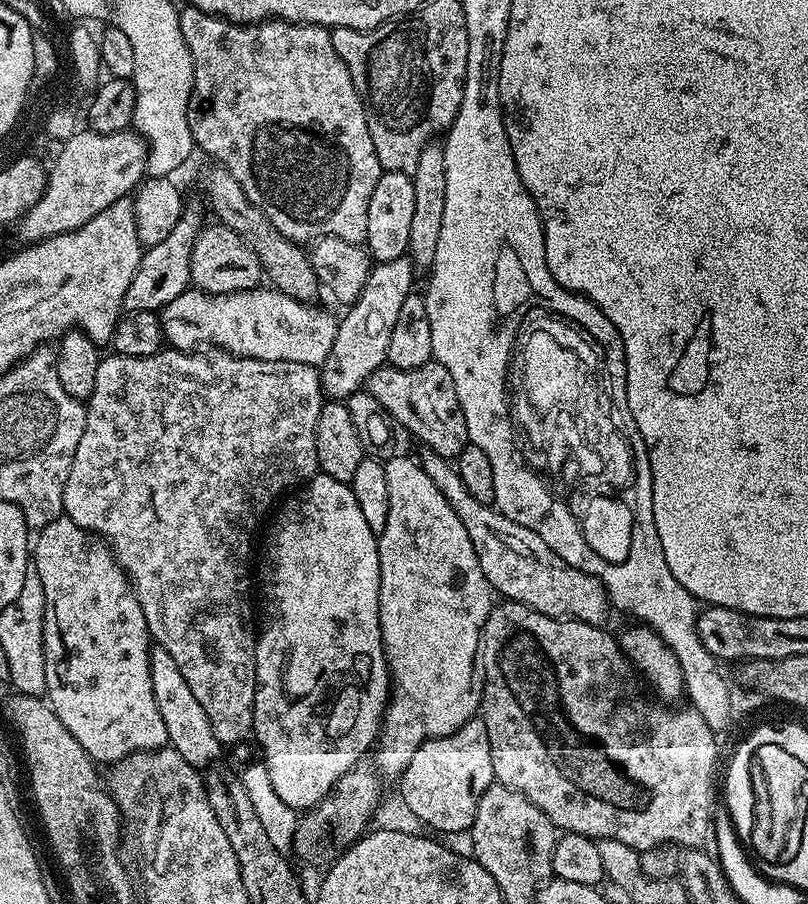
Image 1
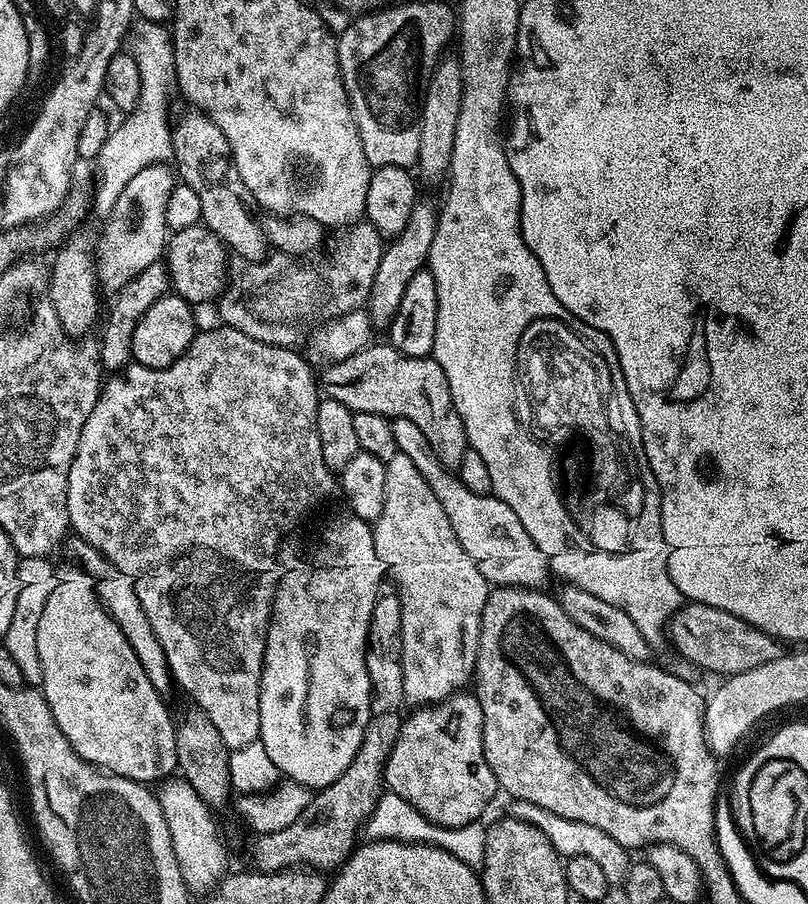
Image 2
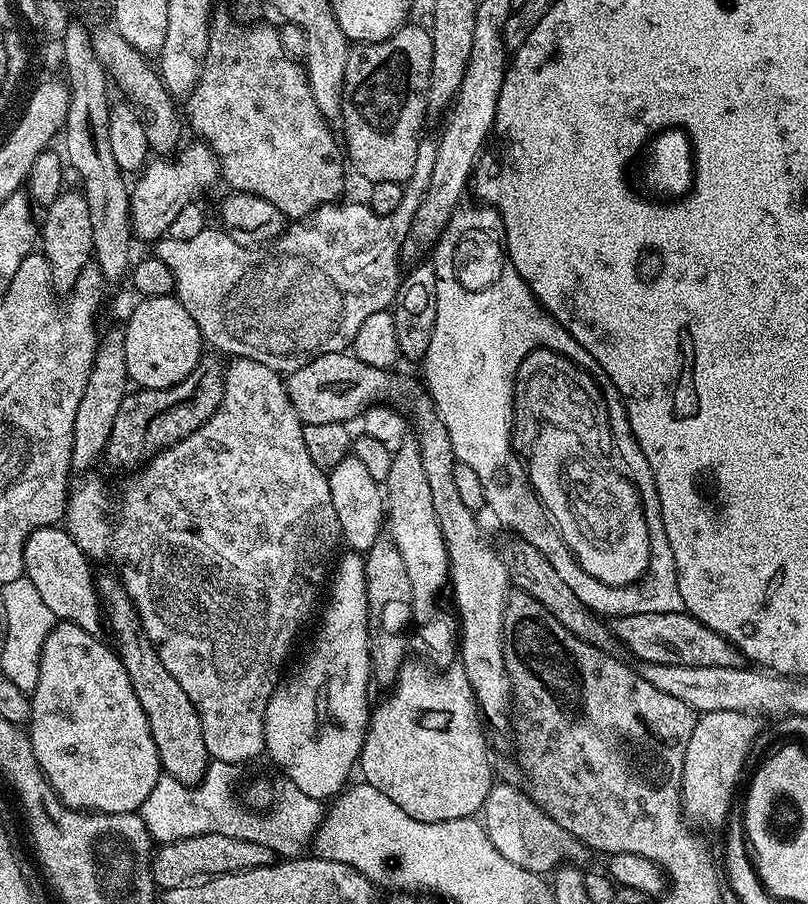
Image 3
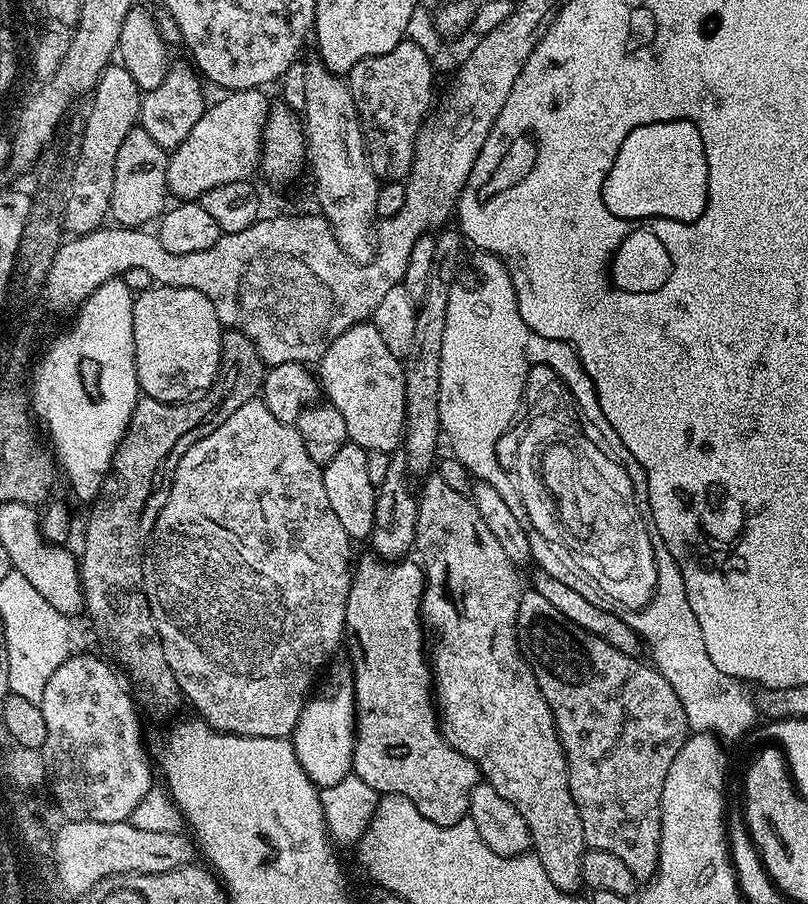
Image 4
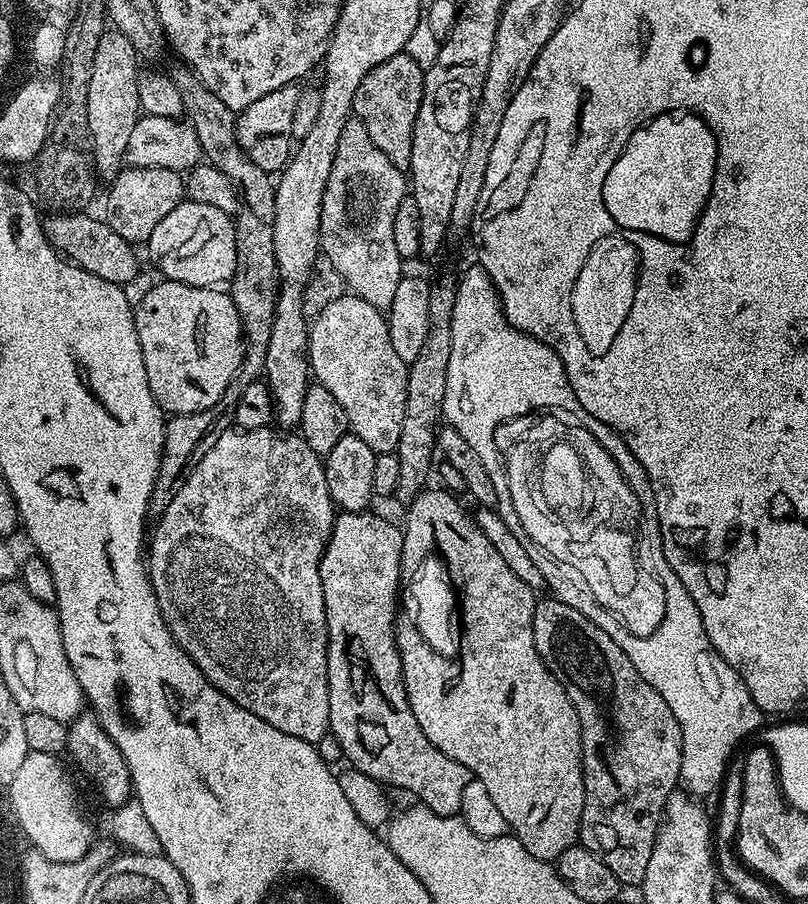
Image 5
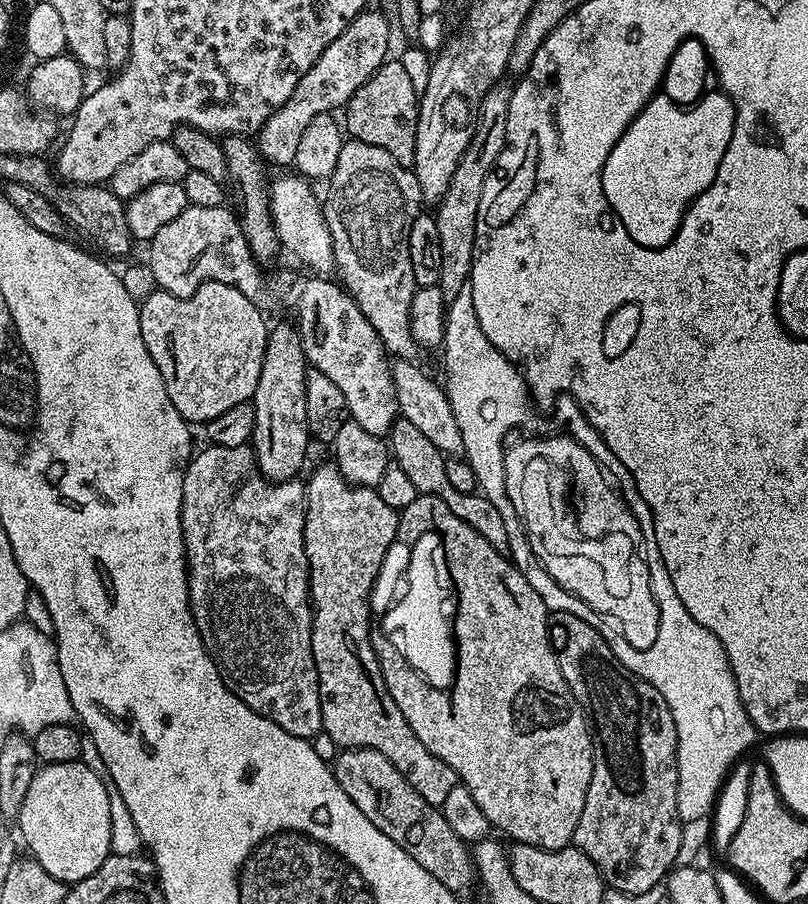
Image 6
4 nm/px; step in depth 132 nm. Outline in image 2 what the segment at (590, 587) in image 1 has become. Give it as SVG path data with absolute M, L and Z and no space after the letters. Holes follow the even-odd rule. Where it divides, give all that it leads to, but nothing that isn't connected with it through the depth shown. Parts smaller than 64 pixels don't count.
M456 478L452 484L452 504L451 500L445 503L444 509L446 518L450 518L450 526L454 526L454 534L458 534L458 542L462 542L462 550L470 554L474 566L478 566L489 585L536 590L544 586L540 584L550 580L548 559L523 529L522 522L518 522L518 514L514 514L506 502L491 494L474 494Z

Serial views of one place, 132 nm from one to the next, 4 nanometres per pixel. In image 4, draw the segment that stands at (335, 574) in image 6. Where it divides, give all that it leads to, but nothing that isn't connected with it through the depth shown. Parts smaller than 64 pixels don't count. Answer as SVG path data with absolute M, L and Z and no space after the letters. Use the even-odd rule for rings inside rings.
M368 554L361 560L359 557L352 573L344 619L346 648L348 644L356 689L356 745L352 772L379 794L410 798L430 822L438 826L454 826L469 815L471 794L482 777L474 761L450 746L438 719L432 666L426 655L426 644L424 648L425 629L421 624L426 577L423 567L413 560L405 558L389 562Z

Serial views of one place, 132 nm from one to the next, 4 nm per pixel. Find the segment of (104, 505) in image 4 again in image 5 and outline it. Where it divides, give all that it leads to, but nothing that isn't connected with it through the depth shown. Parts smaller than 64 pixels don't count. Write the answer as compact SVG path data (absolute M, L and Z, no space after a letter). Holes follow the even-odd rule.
M240 370L232 379L232 384L222 394L222 398L213 408L207 408L205 412L191 412L185 416L173 415L164 425L164 452L160 456L159 479L168 480L169 489L180 487L184 477L192 473L193 466L204 457L206 450L218 442L222 432L227 432L233 427L236 407L240 401L240 395L244 392L243 377L249 374L248 370Z

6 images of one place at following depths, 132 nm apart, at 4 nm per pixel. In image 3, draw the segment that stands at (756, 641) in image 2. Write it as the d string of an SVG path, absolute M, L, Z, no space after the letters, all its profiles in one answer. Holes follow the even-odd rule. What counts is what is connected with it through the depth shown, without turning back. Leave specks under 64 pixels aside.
M647 612L629 616L613 616L610 620L612 635L624 644L640 660L649 666L658 664L681 664L682 666L745 667L744 655L731 644L721 632L698 622L687 612Z

